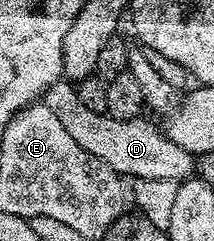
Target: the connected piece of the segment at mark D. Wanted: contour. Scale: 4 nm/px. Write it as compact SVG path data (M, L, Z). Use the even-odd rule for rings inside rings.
M70 81L54 82L43 93L41 105L49 108L49 112L53 112L53 116L57 116L57 120L64 126L65 132L69 132L69 136L73 136L73 140L77 140L77 144L81 144L81 148L85 148L85 152L97 156L97 160L109 164L109 168L113 168L118 174L126 176L128 179L186 180L192 177L193 171L196 169L197 162L193 155L185 148L181 148L181 144L173 144L171 137L160 127L158 130L153 123L146 122L146 117L140 116L133 120L117 120L109 117L105 112L89 108L80 100L78 89Z

